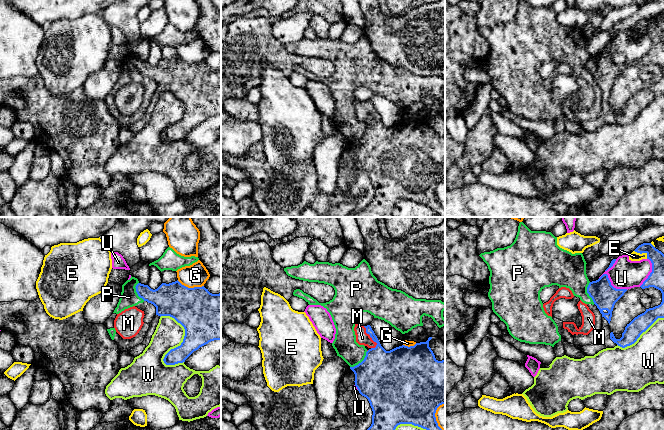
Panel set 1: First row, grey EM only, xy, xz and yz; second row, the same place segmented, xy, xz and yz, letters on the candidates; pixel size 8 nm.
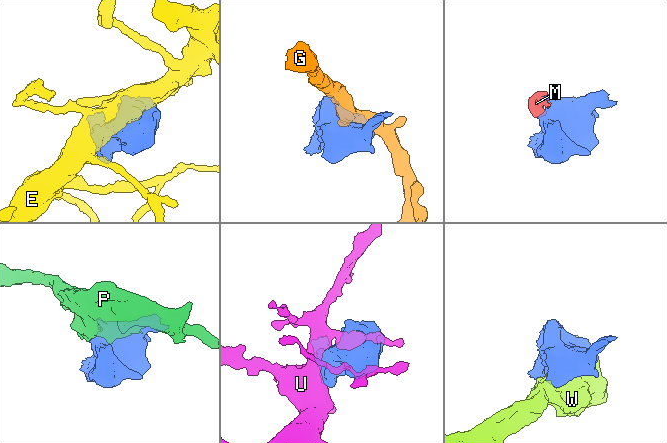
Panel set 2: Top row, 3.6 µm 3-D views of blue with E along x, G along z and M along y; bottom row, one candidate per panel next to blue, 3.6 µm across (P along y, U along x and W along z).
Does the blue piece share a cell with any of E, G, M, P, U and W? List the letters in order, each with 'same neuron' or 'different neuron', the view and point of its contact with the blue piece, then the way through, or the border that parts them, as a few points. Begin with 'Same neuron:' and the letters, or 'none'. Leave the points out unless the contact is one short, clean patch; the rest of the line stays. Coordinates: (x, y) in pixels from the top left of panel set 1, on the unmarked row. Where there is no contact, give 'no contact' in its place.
Same neuron: M
E: different neuron; contact yz (642, 28)
G: different neuron; contact xy (190, 64)
M: same neuron; contact xz (370, 112); way xz (379, 141), (376, 119), (370, 112), (362, 114)
P: different neuron; contact xz (361, 138)
U: different neuron; contact yz (610, 60)
W: different neuron; contact xy (180, 121)

